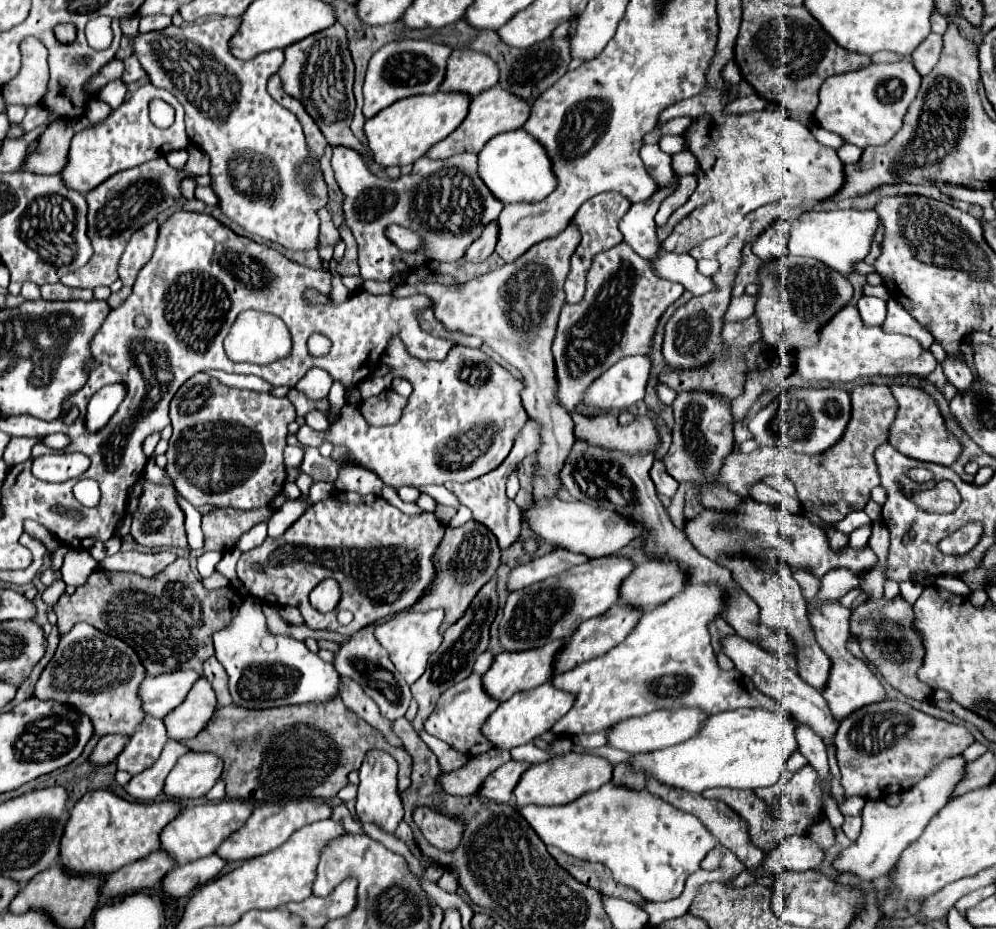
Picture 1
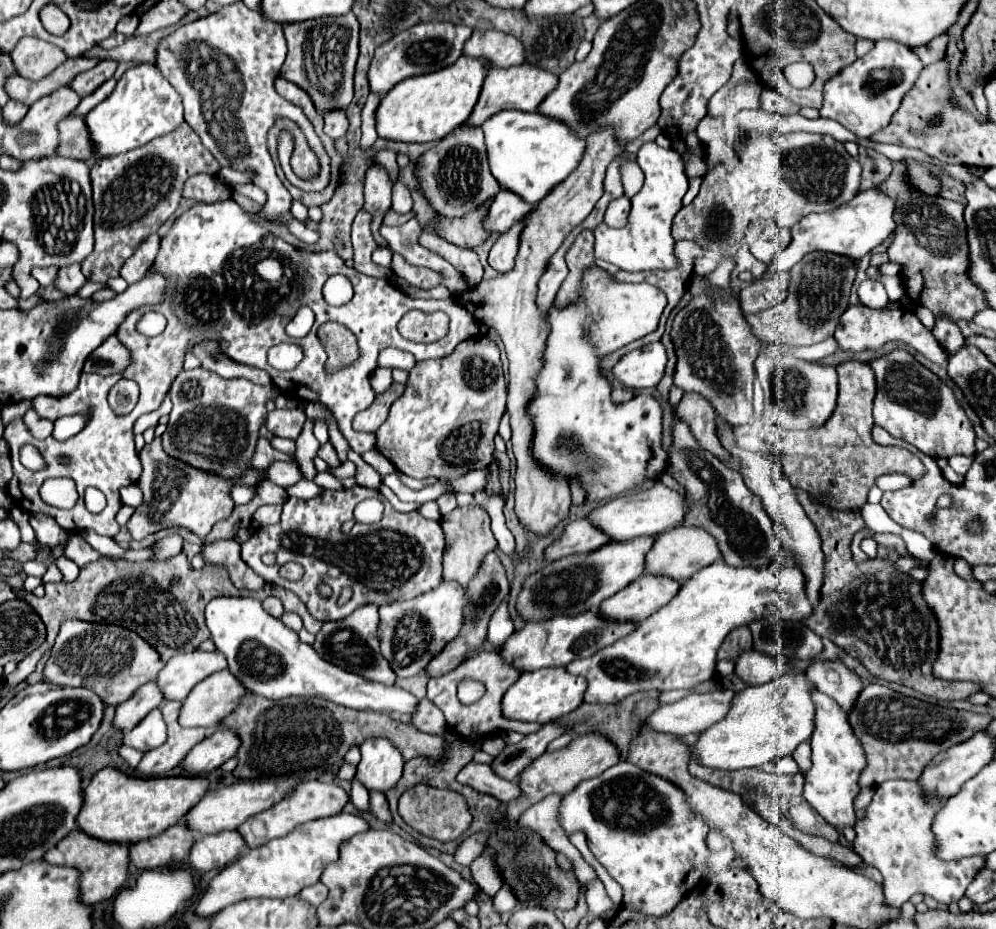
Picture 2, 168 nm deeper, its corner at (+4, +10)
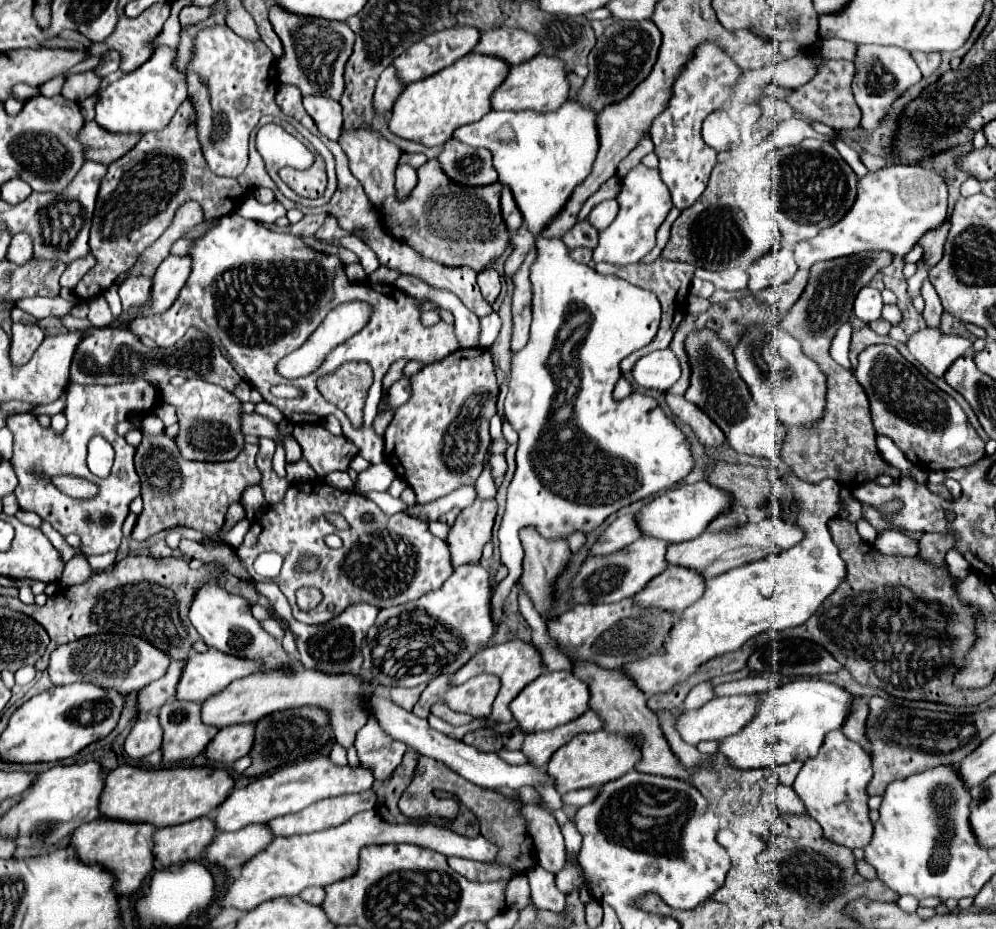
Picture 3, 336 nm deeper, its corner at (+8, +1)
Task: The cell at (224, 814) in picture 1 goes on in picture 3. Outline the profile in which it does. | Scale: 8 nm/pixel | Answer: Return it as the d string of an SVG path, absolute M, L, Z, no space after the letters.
M319 754L317 758L285 764L281 768L277 768L273 774L255 778L244 788L235 788L227 796L227 800L217 810L211 812L211 818L215 820L217 830L233 832L247 824L265 824L273 818L279 818L285 814L295 814L295 812L299 812L319 800L325 800L325 798L369 790L373 780L375 780L373 772L369 768L365 768L363 764L355 766L355 768L351 768L349 764L337 766L331 762L329 756Z

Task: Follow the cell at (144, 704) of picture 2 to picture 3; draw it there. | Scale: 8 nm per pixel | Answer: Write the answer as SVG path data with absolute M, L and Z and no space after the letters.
M173 660L167 674L161 680L155 680L153 684L145 686L139 692L139 712L147 714L153 708L161 708L169 698L175 696L177 680L181 678L181 668L185 666L185 660Z

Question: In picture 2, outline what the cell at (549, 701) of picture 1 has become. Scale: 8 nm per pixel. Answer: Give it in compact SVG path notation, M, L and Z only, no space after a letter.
M549 667L533 673L521 675L503 695L501 707L503 715L515 721L537 721L537 723L551 723L573 709L577 709L583 701L583 693L587 689L587 683L583 677L575 677L565 671L565 667Z

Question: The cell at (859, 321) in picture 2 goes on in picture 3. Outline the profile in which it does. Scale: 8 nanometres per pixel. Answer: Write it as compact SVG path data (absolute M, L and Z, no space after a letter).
M923 328L911 336L907 348L933 376L943 376L945 370L971 348L971 340L945 334L937 328Z

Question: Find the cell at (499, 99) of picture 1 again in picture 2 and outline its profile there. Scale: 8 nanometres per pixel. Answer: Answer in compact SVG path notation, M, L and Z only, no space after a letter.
M517 65L509 69L491 69L483 81L483 89L479 95L479 101L469 115L465 127L481 127L489 117L493 117L499 111L517 109L517 111L535 111L537 105L547 97L549 91L553 91L557 85L557 75L549 71L541 71L533 65Z

